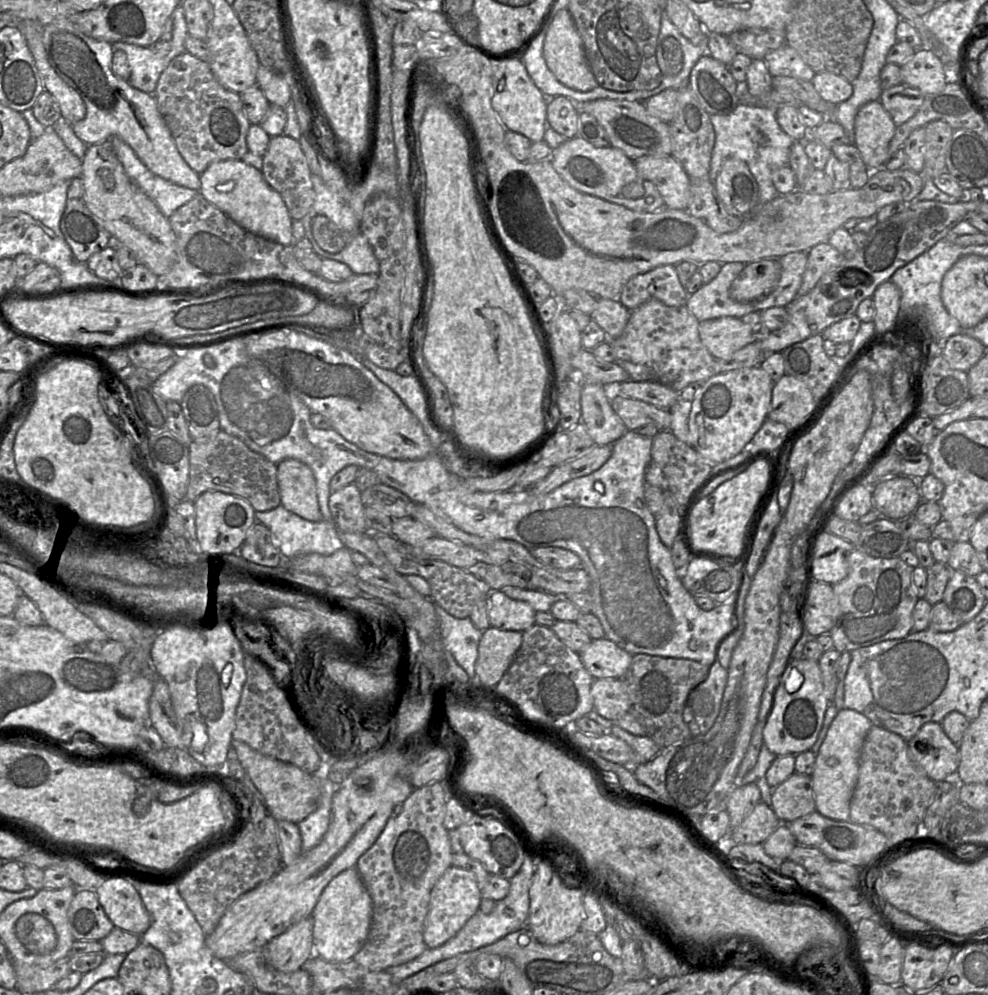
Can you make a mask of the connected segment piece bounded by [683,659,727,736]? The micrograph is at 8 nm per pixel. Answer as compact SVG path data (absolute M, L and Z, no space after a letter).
M715 659L706 679L689 693L683 710L683 720L691 736L706 733L714 724L726 682L727 670Z

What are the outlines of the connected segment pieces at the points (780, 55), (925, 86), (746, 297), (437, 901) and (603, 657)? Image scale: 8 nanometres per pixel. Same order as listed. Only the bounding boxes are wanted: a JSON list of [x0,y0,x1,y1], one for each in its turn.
[[764,45,816,82],[901,48,949,95],[729,259,780,303],[423,866,481,948],[579,637,634,679]]

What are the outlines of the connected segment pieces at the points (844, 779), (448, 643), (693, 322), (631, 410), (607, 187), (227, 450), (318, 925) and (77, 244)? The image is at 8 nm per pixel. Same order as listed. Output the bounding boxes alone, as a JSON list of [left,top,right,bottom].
[[810,708,872,821],[435,604,483,682],[608,299,717,392],[610,391,672,431],[551,136,665,213],[185,430,281,511],[311,867,372,962],[60,177,115,264]]

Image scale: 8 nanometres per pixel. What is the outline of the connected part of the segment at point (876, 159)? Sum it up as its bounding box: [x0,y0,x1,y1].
[855,100,897,172]

